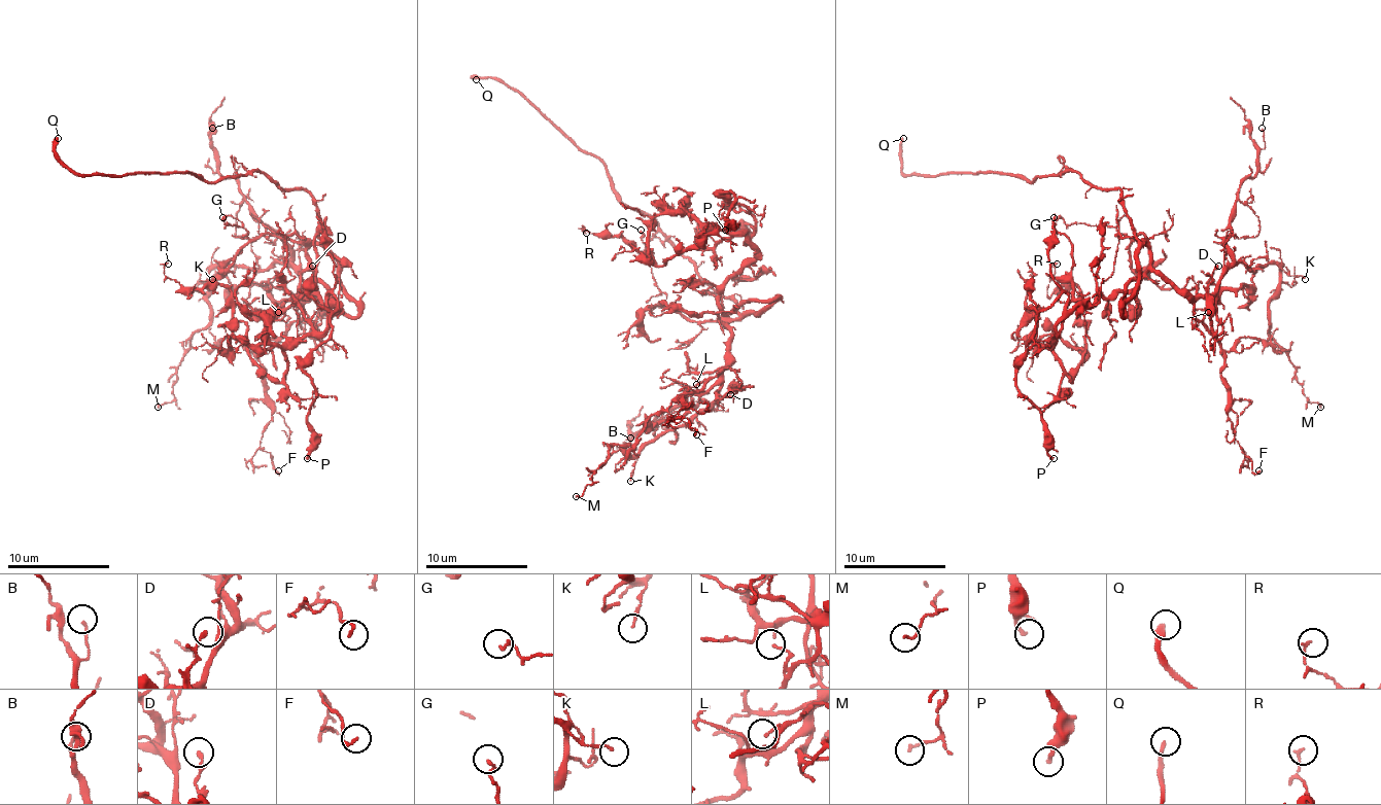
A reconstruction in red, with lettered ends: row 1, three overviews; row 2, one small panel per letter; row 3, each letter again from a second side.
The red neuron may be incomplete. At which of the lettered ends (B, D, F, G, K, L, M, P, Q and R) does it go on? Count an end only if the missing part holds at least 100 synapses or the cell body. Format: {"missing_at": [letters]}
{"missing_at": ["Q"]}

